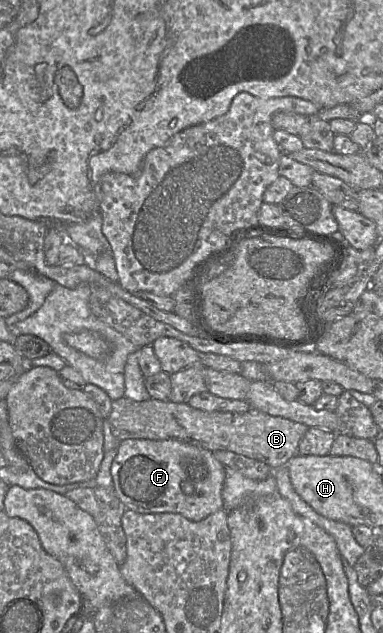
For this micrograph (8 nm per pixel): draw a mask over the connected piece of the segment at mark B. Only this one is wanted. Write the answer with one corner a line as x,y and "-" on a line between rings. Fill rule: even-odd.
122,397
112,401
108,416
113,435
119,440
177,439
210,451
227,450
263,462
276,469
298,454
298,444
309,427
288,419
271,416
251,408
243,414
207,412
186,403
164,402
155,399
133,401

